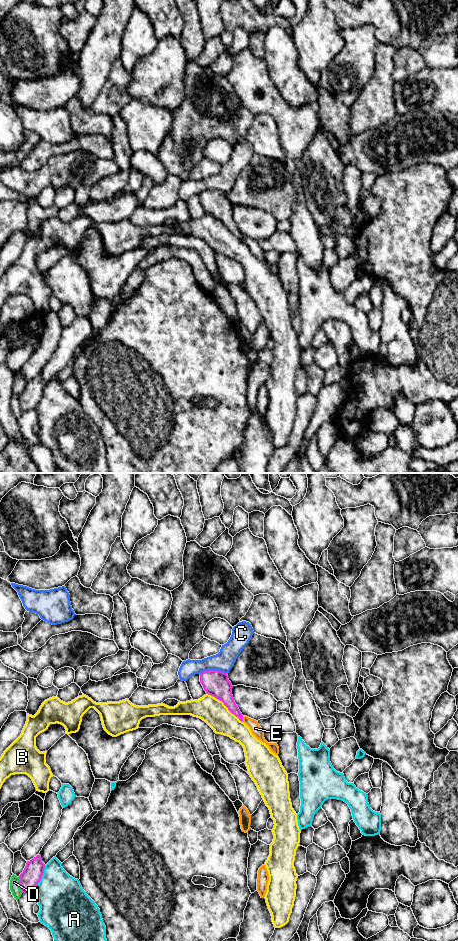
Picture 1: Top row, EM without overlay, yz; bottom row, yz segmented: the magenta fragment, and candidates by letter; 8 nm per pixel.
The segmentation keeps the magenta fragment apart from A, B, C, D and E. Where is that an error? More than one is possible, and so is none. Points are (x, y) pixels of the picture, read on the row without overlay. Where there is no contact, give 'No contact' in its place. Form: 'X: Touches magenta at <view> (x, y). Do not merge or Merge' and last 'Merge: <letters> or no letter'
A: Touches magenta at yz (41, 397). Do not merge
B: Touches magenta at yz (224, 224). Do not merge
C: Touches magenta at yz (213, 190). Do not merge
D: Touches magenta at yz (20, 405). Do not merge
E: Touches magenta at yz (242, 239). Do not merge
Merge: no letter

